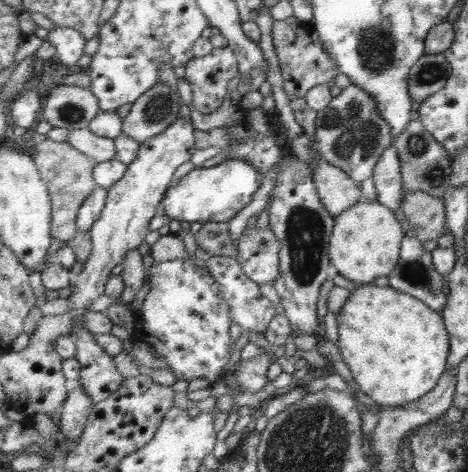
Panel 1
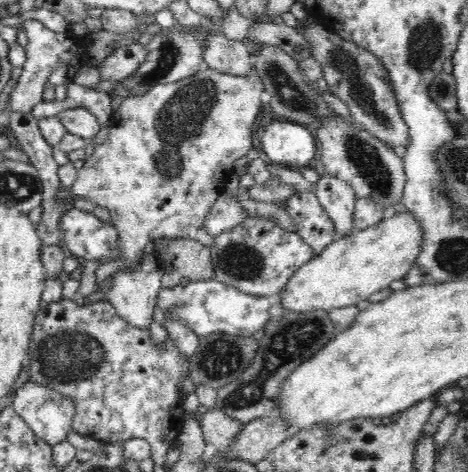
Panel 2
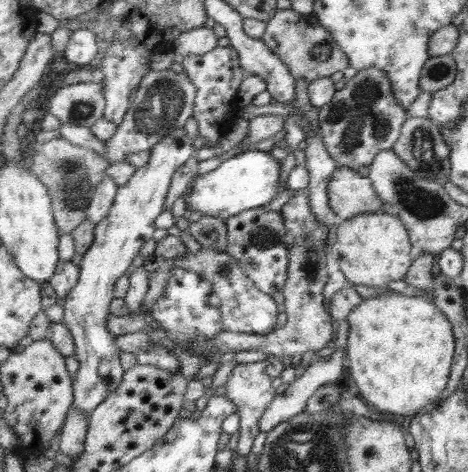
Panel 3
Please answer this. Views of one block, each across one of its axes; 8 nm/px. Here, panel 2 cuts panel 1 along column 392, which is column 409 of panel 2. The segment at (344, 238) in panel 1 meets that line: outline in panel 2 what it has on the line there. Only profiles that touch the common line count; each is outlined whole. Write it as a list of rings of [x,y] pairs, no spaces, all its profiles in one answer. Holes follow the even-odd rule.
[[[412,210],[404,212],[404,214],[392,212],[378,224],[368,226],[360,232],[352,230],[348,236],[342,236],[334,244],[330,244],[320,256],[312,258],[306,266],[300,268],[300,272],[296,272],[296,276],[290,280],[286,290],[276,300],[280,300],[286,310],[294,308],[300,312],[308,312],[314,308],[332,310],[332,308],[344,308],[344,306],[358,306],[358,302],[368,300],[374,292],[388,288],[394,280],[404,280],[418,266],[420,256],[424,254],[424,244],[426,244],[424,220],[420,220],[416,216],[416,212],[412,212]]]

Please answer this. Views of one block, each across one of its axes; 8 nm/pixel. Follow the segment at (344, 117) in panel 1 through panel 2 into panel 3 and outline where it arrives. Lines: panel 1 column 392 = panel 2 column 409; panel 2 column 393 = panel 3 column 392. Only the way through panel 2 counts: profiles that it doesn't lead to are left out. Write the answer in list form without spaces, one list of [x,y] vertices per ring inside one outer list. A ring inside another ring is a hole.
[[[377,66],[359,70],[349,82],[345,82],[345,88],[339,90],[327,106],[319,108],[319,124],[323,126],[323,144],[327,152],[351,170],[361,166],[371,168],[381,150],[393,150],[407,120],[409,110],[397,98],[389,72]]]

